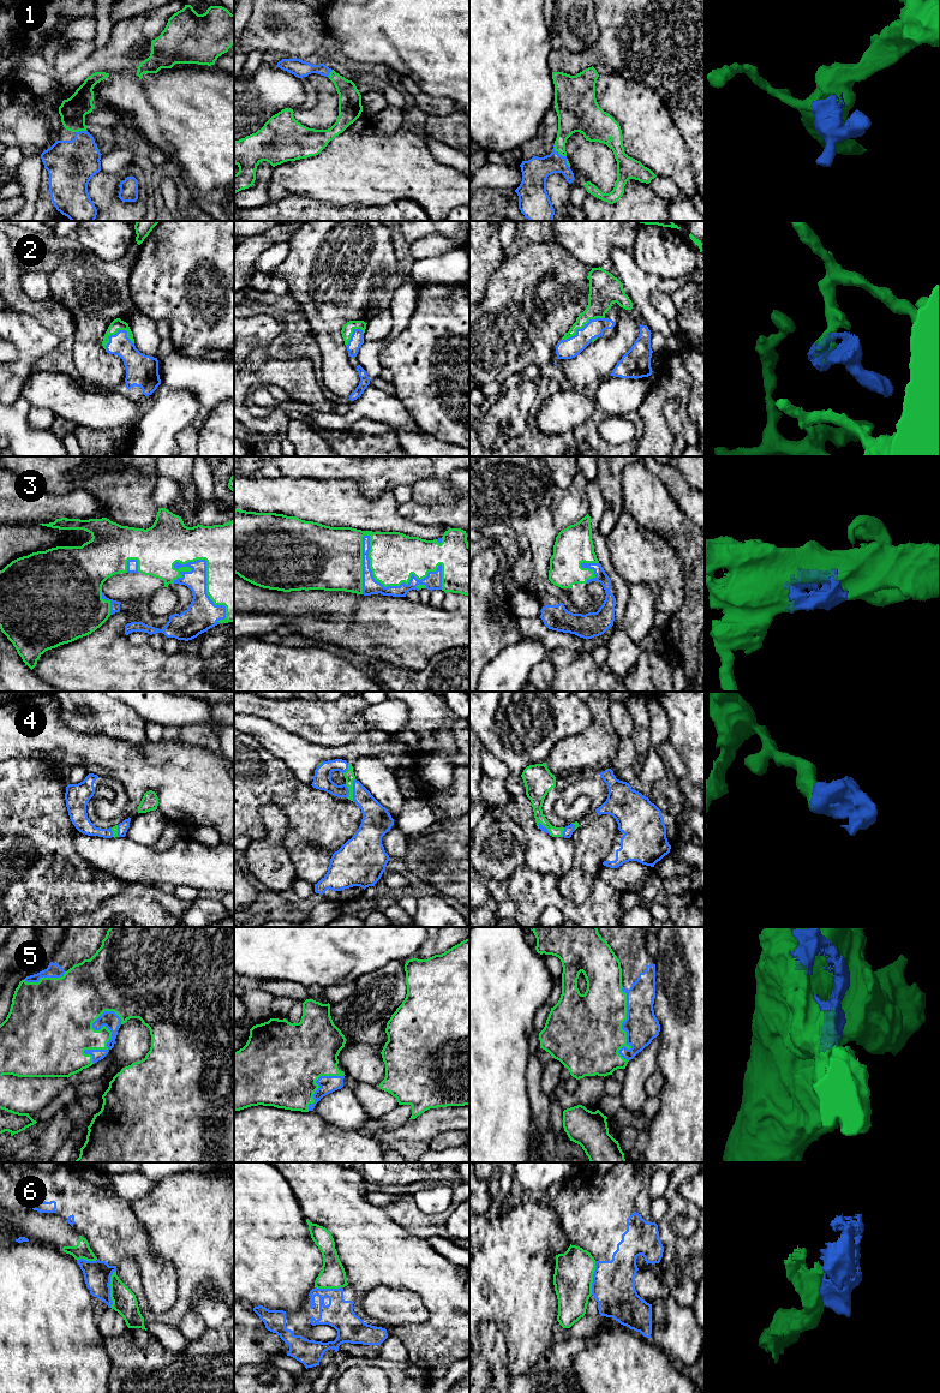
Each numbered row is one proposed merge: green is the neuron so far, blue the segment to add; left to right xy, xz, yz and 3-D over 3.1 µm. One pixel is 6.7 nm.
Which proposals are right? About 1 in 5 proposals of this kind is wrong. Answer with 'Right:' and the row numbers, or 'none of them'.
Right: 1, 2, 3, 4, 5

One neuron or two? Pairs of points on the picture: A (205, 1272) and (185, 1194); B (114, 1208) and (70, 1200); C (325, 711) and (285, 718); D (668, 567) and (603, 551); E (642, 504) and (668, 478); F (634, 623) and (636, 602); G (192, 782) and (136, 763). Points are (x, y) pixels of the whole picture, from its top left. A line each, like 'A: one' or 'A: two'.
A: one
B: one
C: one
D: two
E: two
F: one
G: one

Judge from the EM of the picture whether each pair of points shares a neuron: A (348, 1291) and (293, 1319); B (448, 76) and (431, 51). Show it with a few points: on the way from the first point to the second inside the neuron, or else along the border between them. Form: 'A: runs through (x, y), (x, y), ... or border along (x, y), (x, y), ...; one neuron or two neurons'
A: runs through (335, 1304), (333, 1307), (318, 1307), (306, 1315); one neuron
B: runs through (448, 70), (437, 57); one neuron

